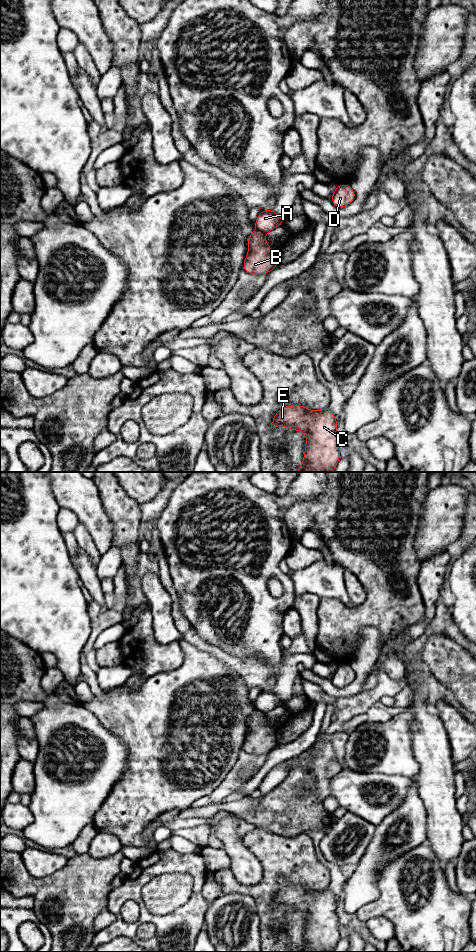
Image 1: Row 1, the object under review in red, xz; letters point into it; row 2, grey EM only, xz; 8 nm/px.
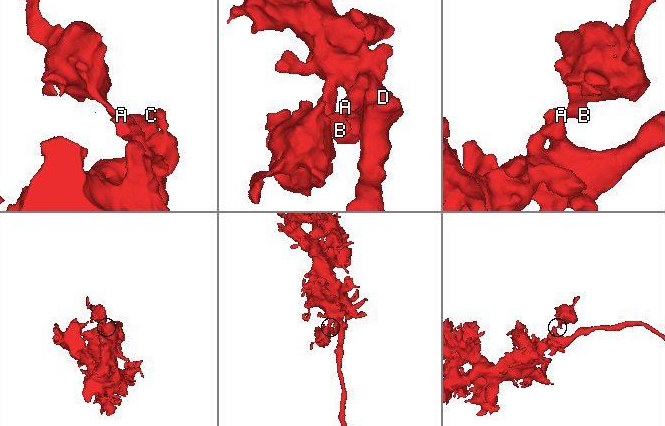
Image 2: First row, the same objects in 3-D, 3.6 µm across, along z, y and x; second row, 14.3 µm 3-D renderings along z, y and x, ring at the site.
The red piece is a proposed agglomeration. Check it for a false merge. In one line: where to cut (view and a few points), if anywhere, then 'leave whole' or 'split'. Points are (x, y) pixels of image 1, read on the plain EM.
cut xz (256, 708), (264, 714); split

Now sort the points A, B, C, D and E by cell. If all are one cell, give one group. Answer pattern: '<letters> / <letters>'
A C D E / B

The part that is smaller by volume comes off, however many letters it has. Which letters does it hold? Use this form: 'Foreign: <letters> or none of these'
Foreign: B

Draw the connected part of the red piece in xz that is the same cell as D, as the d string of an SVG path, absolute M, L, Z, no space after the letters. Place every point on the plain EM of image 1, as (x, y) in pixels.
M349 664L337 665L336 670L331 678L331 682L338 688L349 685L356 677L353 669Z

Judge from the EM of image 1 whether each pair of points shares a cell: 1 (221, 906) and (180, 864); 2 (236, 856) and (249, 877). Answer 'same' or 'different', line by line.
1: different
2: same

